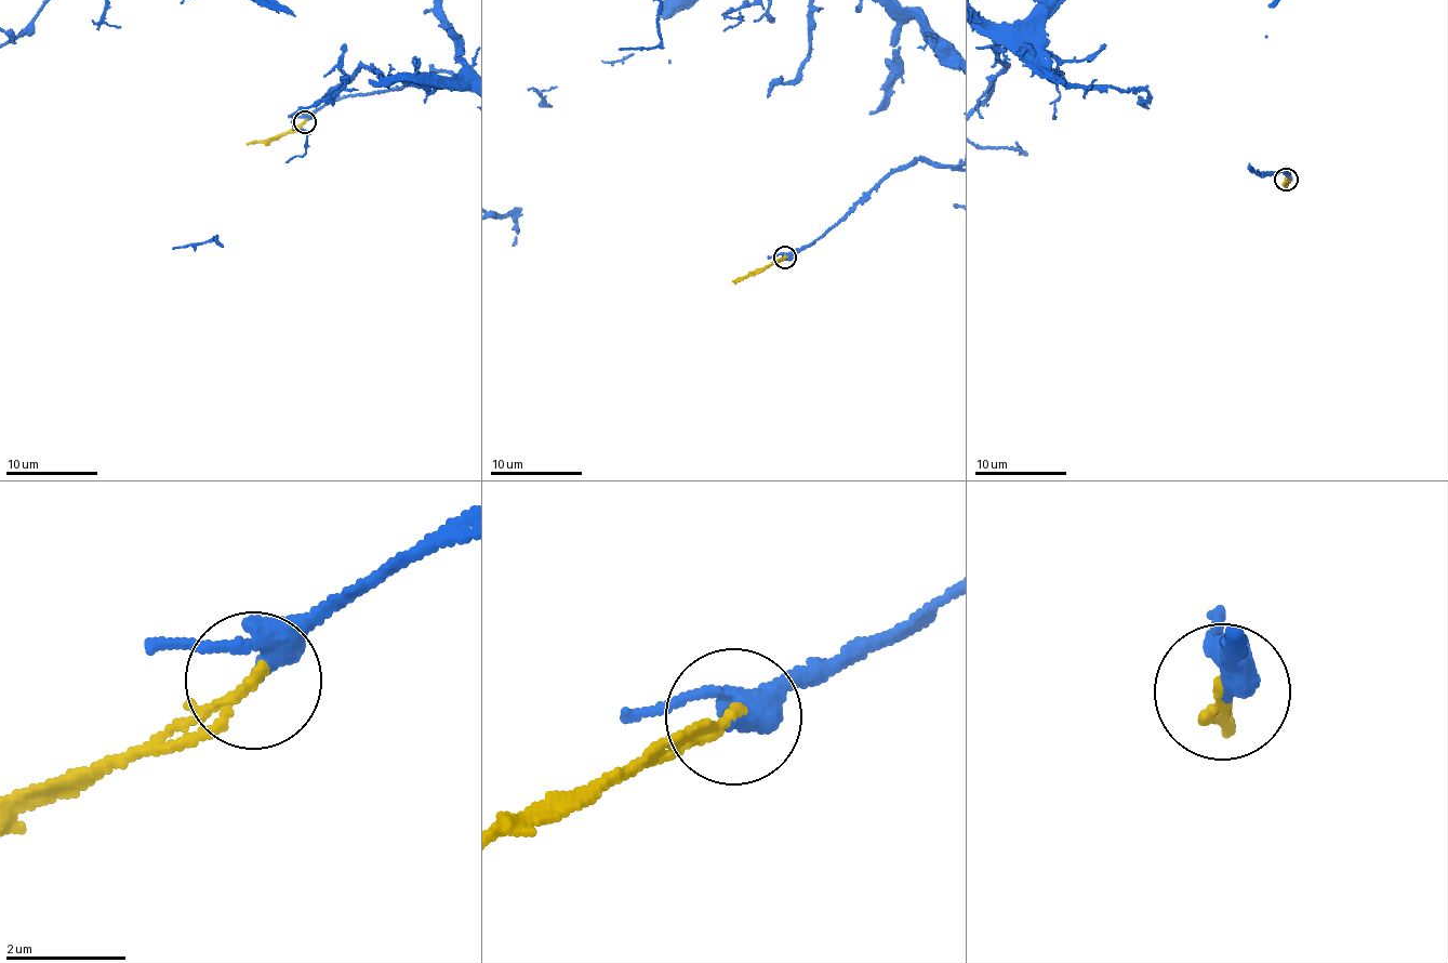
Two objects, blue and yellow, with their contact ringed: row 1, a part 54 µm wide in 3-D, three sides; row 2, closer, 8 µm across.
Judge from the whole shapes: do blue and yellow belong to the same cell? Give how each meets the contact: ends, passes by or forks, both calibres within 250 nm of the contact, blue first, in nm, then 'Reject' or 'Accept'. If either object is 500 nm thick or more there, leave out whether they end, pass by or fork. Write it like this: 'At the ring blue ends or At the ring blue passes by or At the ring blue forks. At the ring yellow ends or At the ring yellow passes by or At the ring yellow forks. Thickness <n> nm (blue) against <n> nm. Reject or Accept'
At the ring blue passes by. At the ring yellow ends. Thickness 320 nm (blue) against 190 nm. Accept

